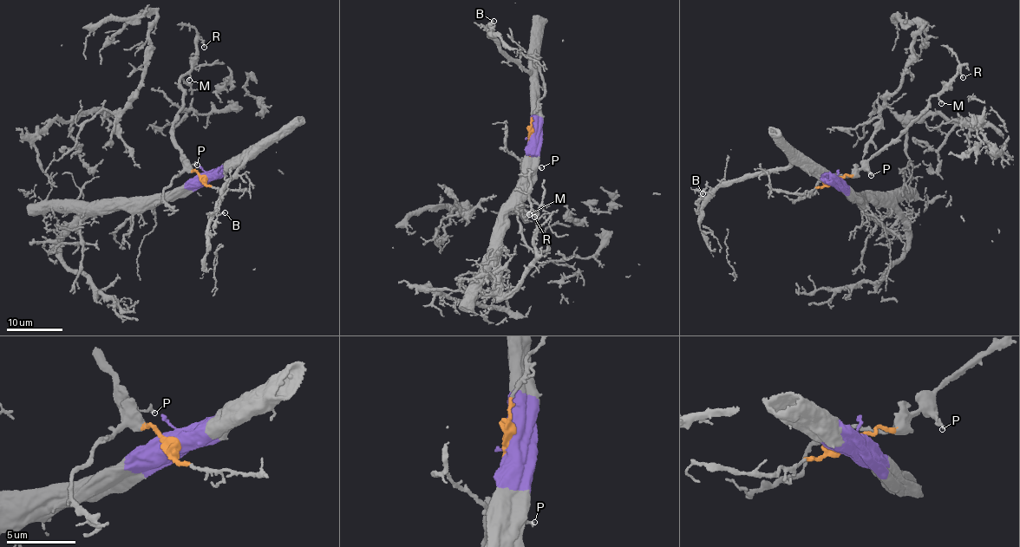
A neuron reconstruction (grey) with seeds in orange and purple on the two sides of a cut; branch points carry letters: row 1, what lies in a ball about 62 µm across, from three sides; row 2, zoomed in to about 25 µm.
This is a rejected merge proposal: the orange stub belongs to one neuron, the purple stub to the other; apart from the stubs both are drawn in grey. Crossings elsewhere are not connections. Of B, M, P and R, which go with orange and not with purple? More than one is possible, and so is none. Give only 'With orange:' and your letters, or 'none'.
With orange: M, P, R

